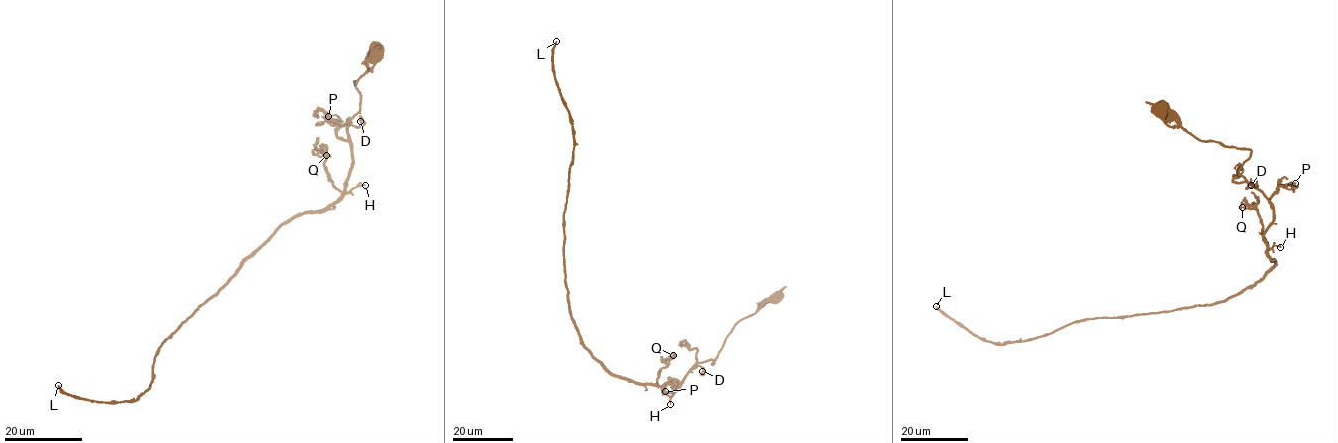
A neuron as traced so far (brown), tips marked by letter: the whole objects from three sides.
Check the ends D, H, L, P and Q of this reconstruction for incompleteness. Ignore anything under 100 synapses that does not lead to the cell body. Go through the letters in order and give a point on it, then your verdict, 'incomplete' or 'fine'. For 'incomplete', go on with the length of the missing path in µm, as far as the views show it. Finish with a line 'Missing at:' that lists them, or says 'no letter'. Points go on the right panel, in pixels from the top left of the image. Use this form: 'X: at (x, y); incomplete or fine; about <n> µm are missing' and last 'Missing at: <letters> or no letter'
D: at (1251, 185); fine
H: at (1280, 247); fine
L: at (936, 306); incomplete; about 140 µm are missing
P: at (1295, 183); fine
Q: at (1242, 207); fine
Missing at: L

